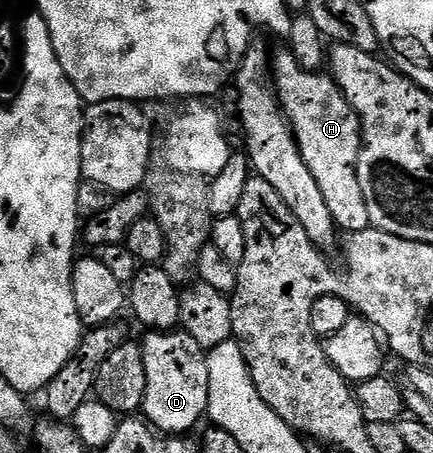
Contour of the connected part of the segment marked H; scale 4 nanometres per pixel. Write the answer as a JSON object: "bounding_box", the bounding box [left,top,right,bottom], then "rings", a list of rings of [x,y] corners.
{"bounding_box":[273,49,371,232],"rings":[[[290,49],[274,52],[273,55],[273,87],[281,104],[281,110],[287,116],[295,132],[295,144],[299,147],[305,165],[313,173],[313,181],[317,181],[317,189],[321,189],[321,197],[325,197],[325,205],[329,205],[329,213],[333,213],[336,228],[344,232],[363,231],[371,226],[369,208],[365,205],[365,193],[361,193],[361,185],[357,177],[359,154],[363,148],[363,126],[357,112],[351,109],[343,90],[335,83],[330,74],[307,71],[298,63],[297,57]]]}

